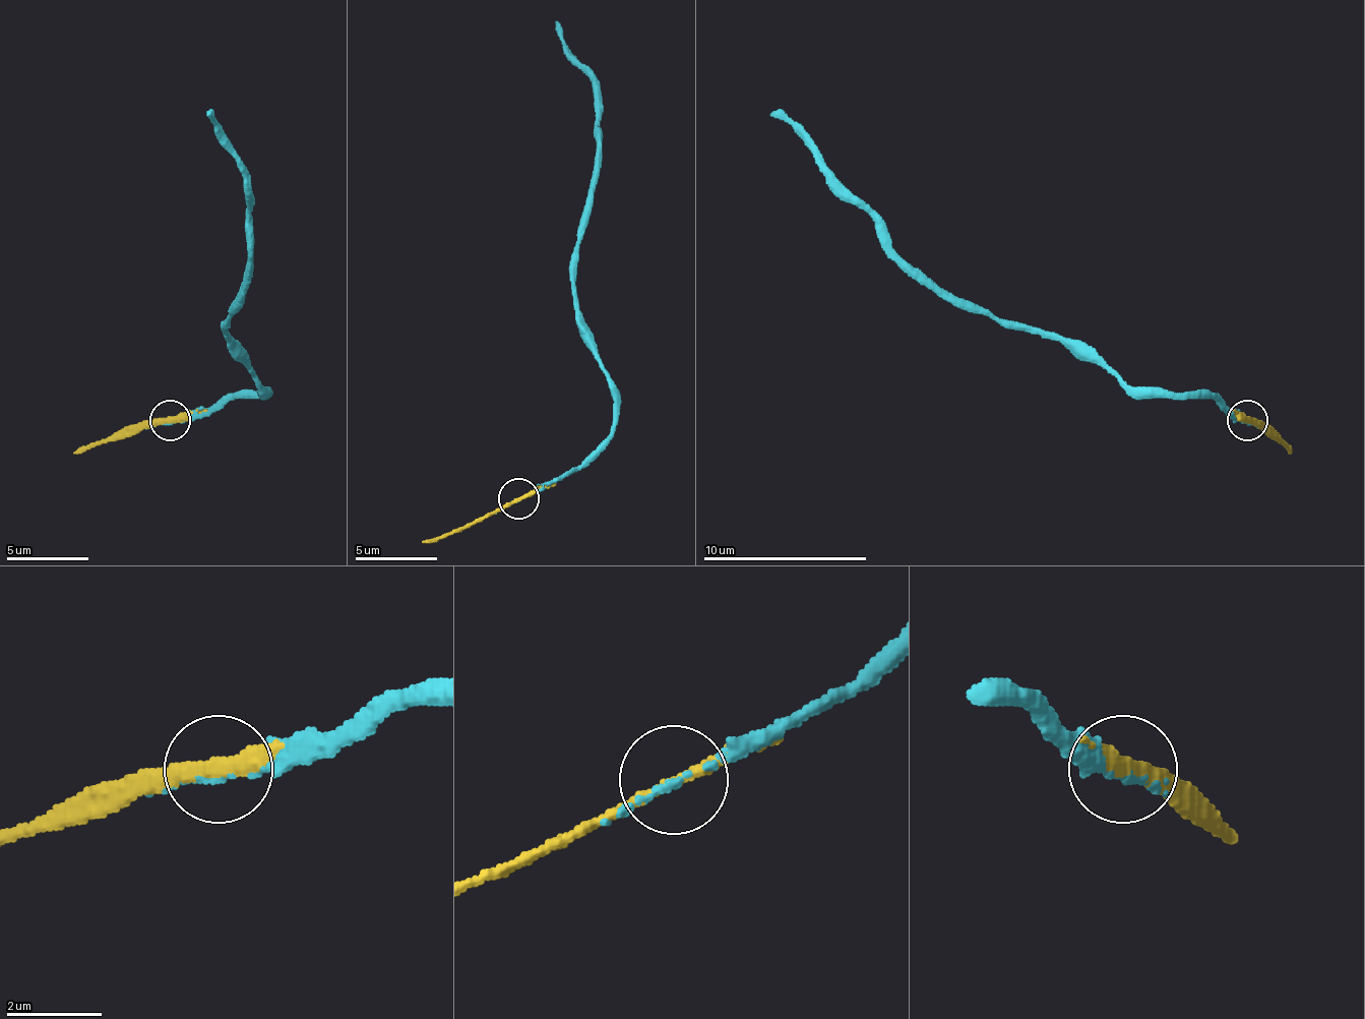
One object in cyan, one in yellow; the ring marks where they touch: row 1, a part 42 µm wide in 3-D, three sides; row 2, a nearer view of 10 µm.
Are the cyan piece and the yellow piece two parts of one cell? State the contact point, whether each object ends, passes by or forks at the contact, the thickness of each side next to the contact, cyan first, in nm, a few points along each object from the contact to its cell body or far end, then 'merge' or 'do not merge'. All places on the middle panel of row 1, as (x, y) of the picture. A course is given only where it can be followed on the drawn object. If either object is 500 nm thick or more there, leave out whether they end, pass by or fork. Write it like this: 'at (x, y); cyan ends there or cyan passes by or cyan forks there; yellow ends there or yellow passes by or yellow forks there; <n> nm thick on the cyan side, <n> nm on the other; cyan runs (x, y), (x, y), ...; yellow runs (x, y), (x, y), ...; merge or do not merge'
at (518, 498); cyan passes by; yellow passes by; 80 nm thick on the cyan side, 320 nm on the other; cyan runs (519, 499), (552, 487), (610, 433), (614, 380), (577, 318), (577, 252), (598, 158), (598, 87), (556, 22); yellow runs (519, 499), (421, 540); merge

